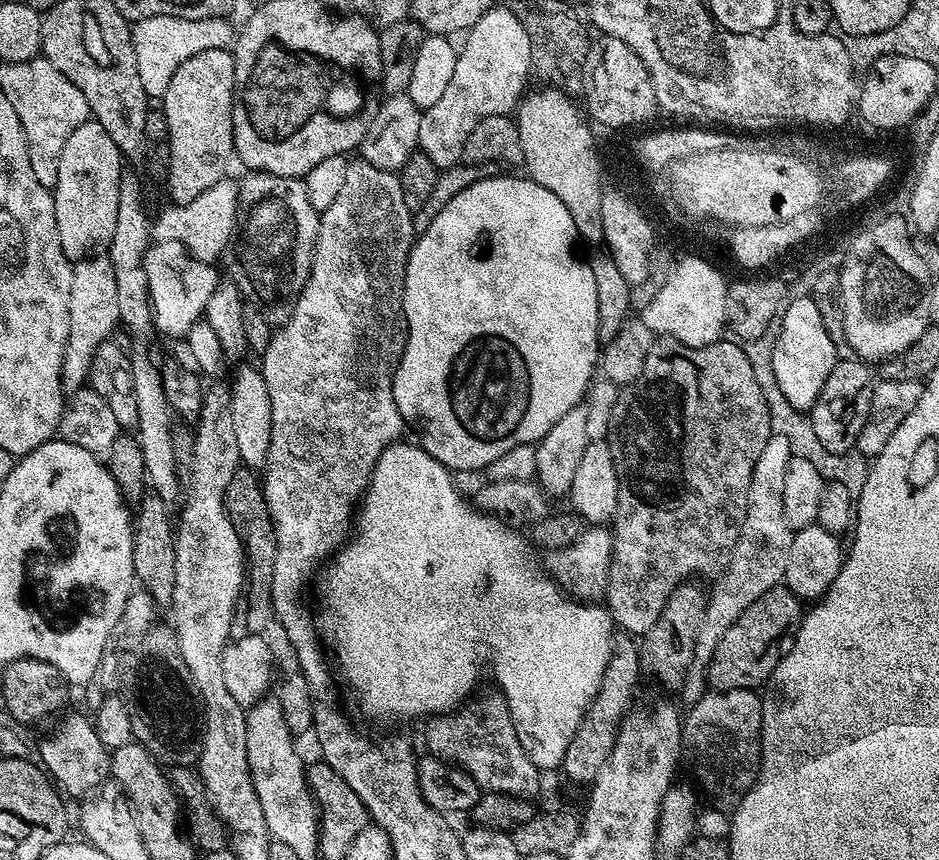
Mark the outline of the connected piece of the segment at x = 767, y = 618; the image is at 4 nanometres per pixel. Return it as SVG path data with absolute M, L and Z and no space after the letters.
M777 586L766 590L758 602L750 602L750 606L738 614L738 622L734 622L734 626L722 634L718 646L714 646L714 656L708 663L706 680L713 689L722 692L739 688L756 690L767 684L785 651L786 641L800 627L802 607L796 596L799 595L793 589Z

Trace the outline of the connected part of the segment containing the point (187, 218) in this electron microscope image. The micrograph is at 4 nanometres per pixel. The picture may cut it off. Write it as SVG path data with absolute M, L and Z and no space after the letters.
M225 178L214 182L210 190L198 194L194 202L185 204L169 203L150 224L153 241L182 242L194 258L204 264L215 265L224 255L224 249L232 241L232 231L236 228L236 207L238 206L238 184L235 179Z

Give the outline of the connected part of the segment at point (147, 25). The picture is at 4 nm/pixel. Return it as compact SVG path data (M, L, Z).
M155 16L137 20L131 25L134 42L134 58L138 58L138 78L142 78L142 90L150 98L163 97L170 78L174 78L178 66L202 50L228 48L234 40L234 28L227 24L224 16L214 18L174 18Z

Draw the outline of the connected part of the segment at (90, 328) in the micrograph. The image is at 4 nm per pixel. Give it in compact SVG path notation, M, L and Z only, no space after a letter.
M107 254L75 261L70 278L70 334L60 371L60 385L65 393L74 394L88 384L88 371L98 346L109 343L111 334L120 324L118 314L118 282L114 282L114 266Z

